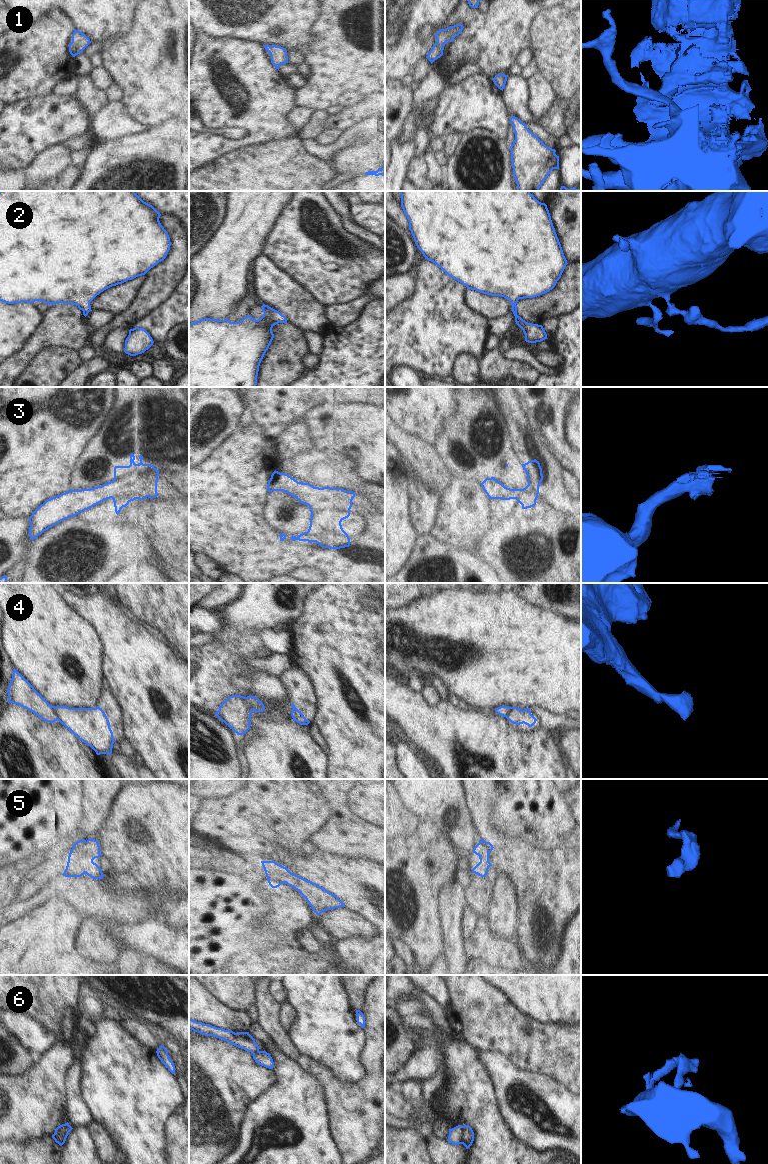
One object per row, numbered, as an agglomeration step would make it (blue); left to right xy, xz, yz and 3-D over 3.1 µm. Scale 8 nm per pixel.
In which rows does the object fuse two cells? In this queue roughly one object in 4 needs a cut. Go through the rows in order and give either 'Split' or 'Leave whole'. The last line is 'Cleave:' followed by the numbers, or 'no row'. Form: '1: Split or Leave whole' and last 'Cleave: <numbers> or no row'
1: Leave whole
2: Leave whole
3: Leave whole
4: Split
5: Leave whole
6: Split
Cleave: 4, 6.

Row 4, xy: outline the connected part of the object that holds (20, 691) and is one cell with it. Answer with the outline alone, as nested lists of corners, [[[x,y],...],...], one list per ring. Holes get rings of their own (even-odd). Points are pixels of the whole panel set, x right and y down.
[[[15,668],[7,693],[8,702],[26,708],[43,721],[57,721],[55,706],[51,706]]]

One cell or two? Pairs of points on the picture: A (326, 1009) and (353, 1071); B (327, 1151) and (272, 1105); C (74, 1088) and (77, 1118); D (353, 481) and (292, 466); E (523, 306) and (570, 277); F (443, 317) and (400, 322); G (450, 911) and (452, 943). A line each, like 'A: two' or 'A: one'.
A: one
B: one
C: one
D: one
E: one
F: one
G: one

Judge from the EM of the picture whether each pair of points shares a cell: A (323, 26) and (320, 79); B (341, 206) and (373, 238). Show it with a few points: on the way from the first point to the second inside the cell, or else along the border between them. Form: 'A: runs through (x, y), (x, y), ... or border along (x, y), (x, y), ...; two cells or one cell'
A: runs through (327, 39), (327, 66); one cell
B: runs through (345, 216), (358, 231), (363, 233); one cell

